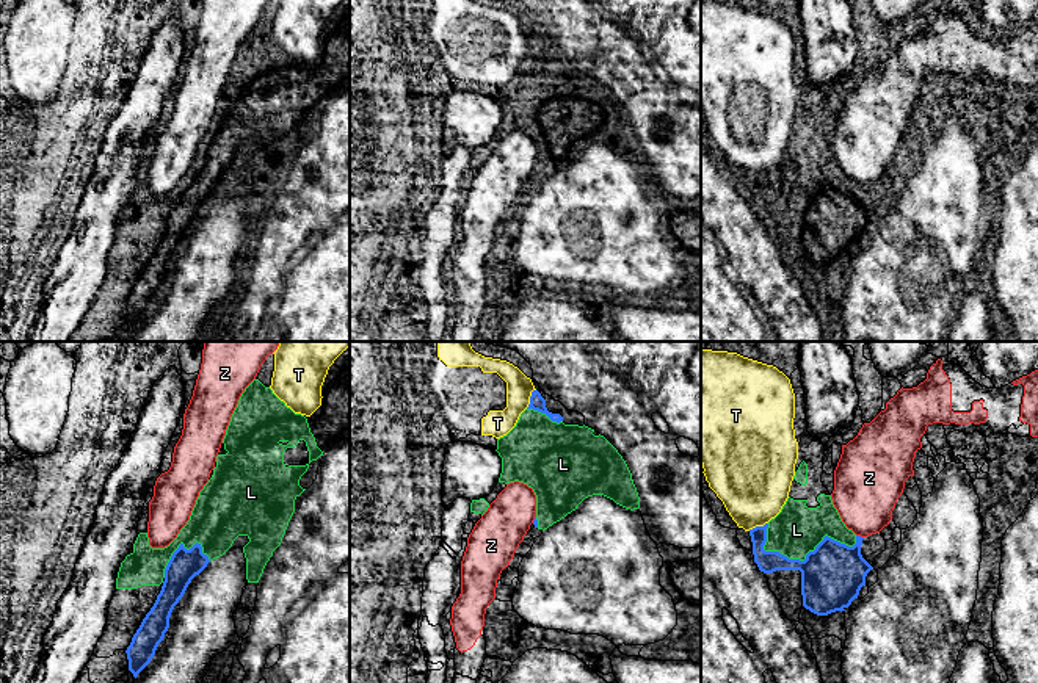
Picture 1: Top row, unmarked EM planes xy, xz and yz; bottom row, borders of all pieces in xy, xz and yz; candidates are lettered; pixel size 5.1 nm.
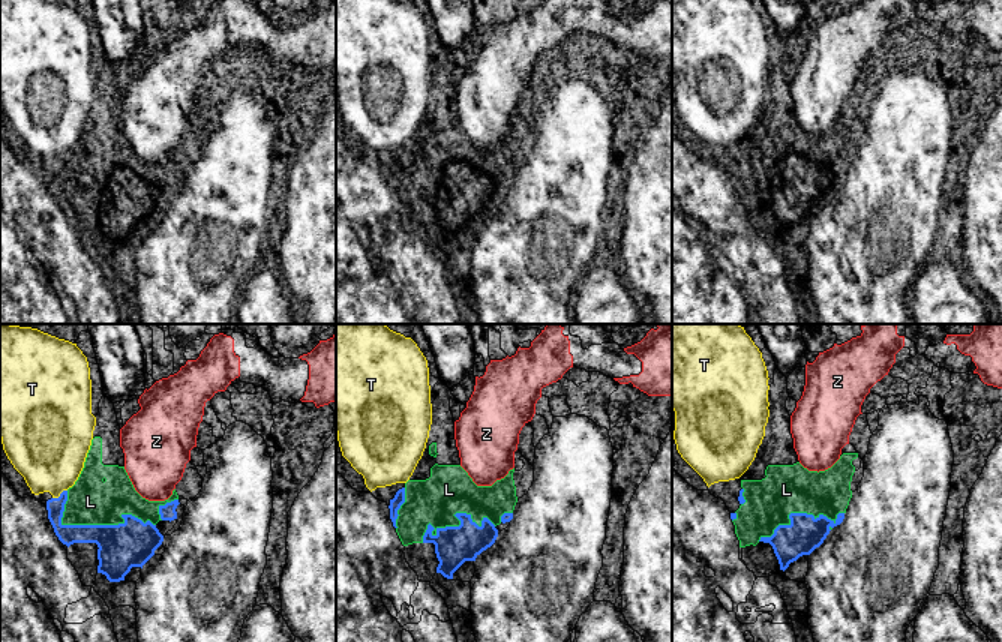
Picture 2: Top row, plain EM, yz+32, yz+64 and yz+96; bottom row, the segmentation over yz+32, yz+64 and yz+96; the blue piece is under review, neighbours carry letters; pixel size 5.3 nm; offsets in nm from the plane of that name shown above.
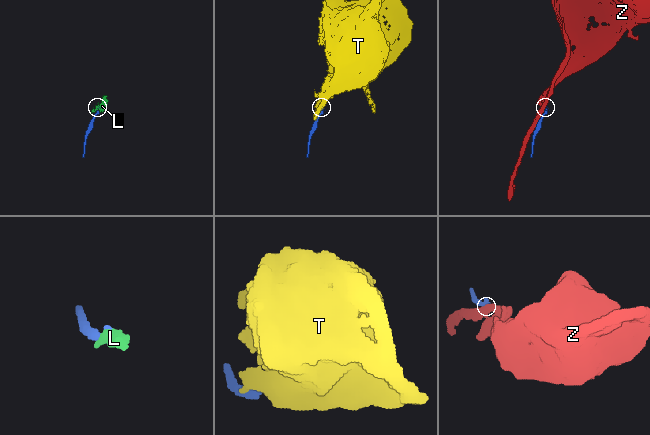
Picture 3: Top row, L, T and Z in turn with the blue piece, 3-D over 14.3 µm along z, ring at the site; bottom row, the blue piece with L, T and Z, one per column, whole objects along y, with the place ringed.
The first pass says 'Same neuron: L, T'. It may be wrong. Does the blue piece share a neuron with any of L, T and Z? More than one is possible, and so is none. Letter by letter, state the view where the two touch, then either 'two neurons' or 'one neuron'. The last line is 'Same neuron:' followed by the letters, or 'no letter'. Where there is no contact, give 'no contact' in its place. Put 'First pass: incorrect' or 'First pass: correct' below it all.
L: yz | one neuron
T: xz | two neurons
Z: yz | two neurons
Same neuron: L
First pass: incorrect

